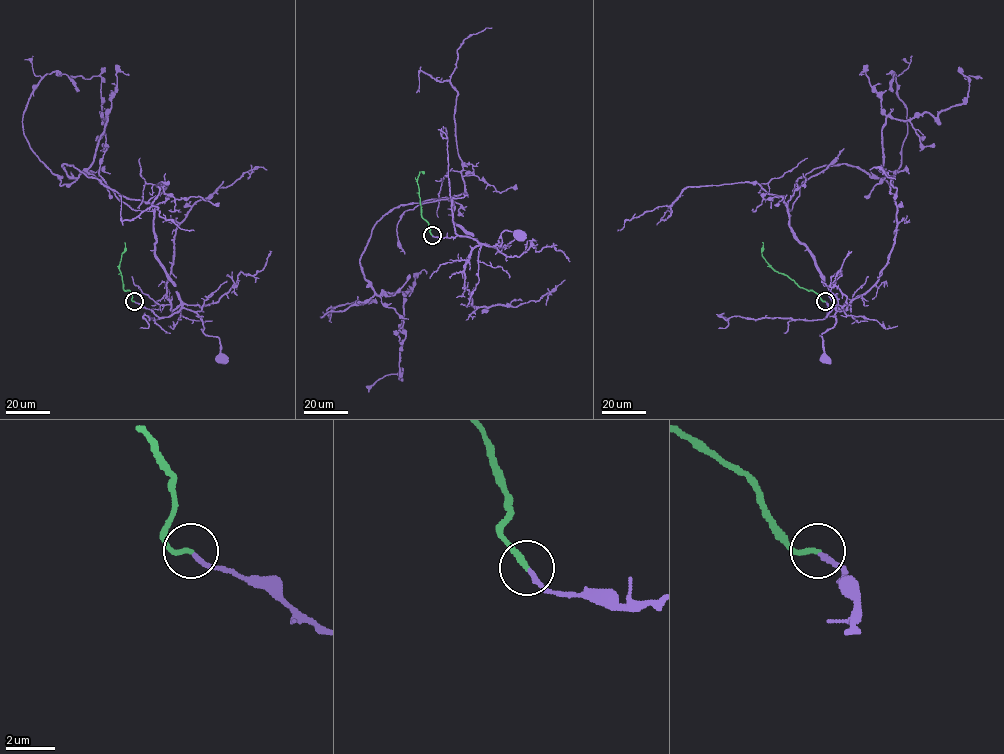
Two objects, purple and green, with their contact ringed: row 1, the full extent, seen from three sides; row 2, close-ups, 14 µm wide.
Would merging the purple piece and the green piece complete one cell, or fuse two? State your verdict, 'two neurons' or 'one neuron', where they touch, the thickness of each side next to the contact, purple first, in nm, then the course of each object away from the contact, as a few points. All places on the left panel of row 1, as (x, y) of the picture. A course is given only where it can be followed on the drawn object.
one neuron; place (134, 301); calibres 190 and 240 nm; course purple (134, 301), (159, 317), (170, 317), (182, 308), (194, 311), (202, 321), (202, 332), (218, 338), (221, 360); course green (134, 301), (130, 291), (123, 289), (119, 269), (124, 242)

